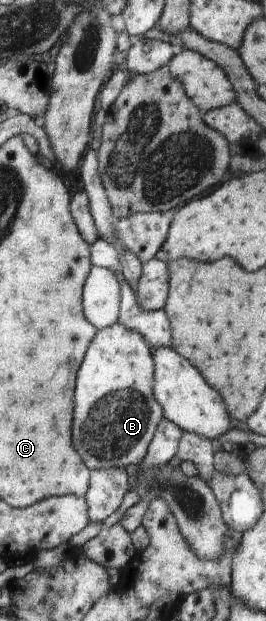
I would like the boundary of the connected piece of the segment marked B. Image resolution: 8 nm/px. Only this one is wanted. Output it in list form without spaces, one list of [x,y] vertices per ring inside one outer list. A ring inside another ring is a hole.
[[[116,323],[100,330],[89,348],[85,365],[81,367],[77,387],[77,449],[92,470],[128,468],[141,464],[151,447],[159,423],[164,419],[163,406],[155,396],[155,361],[144,335],[131,330],[124,323]]]

